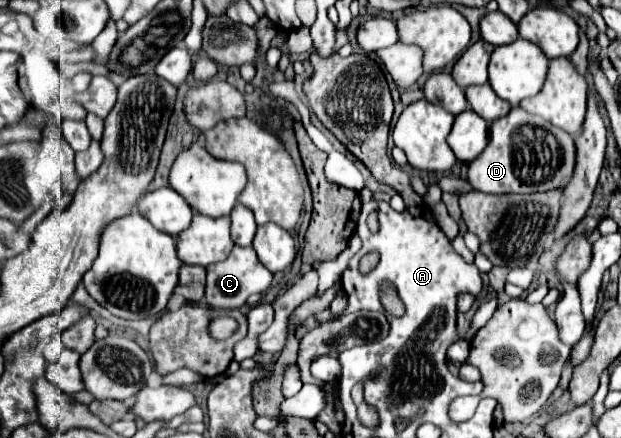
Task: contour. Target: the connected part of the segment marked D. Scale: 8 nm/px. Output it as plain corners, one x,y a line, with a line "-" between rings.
513,107
505,117
495,119
489,127
489,145
469,163
467,181
475,191
503,193
537,193
563,187
575,167
575,143
567,131
539,119
521,107

